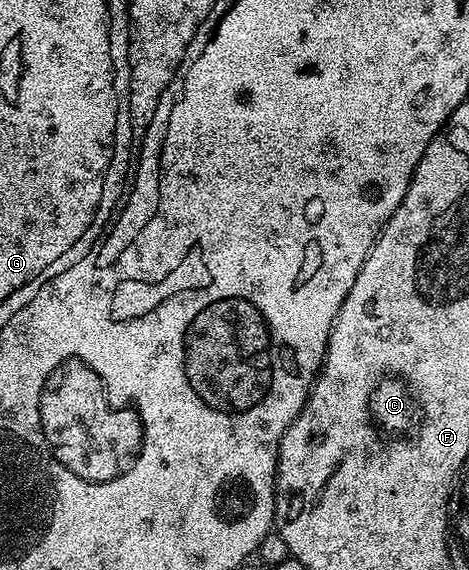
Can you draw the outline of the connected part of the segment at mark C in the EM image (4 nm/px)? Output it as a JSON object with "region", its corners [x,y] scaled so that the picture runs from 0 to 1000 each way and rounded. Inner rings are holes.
{"region":[[[810,654],[802,668],[793,668],[793,682],[785,682],[785,696],[776,696],[776,746],[785,746],[785,809],[810,809],[810,795],[827,795],[836,781],[887,781],[896,774],[896,760],[904,760],[904,739],[913,739],[913,725],[904,725],[904,704],[896,704],[896,689],[887,689],[887,675],[878,675],[878,661],[870,654]]]}

